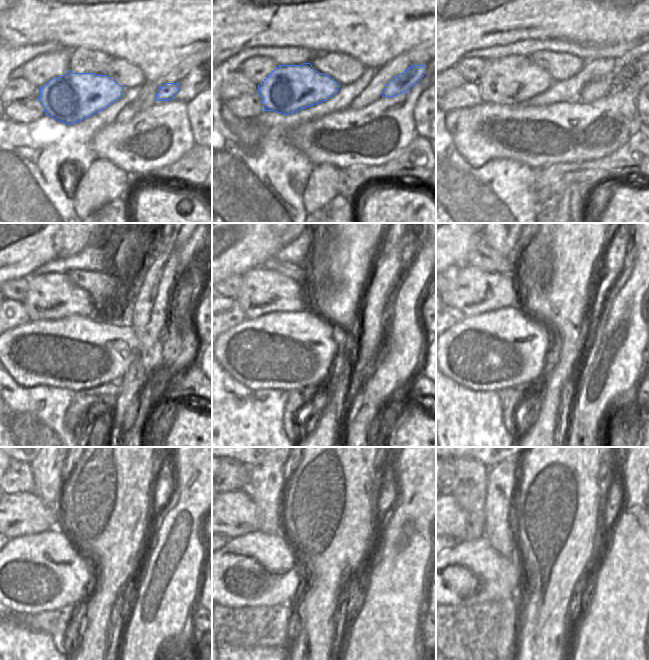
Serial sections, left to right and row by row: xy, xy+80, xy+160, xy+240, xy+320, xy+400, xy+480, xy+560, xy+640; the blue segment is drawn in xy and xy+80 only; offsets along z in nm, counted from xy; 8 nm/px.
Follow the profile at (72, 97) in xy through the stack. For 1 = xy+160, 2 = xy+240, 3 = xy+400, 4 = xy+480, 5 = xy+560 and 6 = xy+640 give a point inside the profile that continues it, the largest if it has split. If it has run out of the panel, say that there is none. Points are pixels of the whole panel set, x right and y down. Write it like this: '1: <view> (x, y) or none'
1: xy+160 (513, 80)
2: xy+240 (52, 296)
3: xy+400 (476, 291)
4: xy+480 (16, 514)
5: xy+560 (233, 514)
6: xy+640 (456, 518)

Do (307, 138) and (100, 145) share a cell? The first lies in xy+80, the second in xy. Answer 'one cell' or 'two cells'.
one cell

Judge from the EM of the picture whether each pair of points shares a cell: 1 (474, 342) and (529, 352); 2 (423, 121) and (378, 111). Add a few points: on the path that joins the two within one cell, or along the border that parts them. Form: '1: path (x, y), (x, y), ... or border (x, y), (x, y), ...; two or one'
1: path (488, 349), (515, 350); one
2: border (420, 96), (414, 106), (415, 134); two

